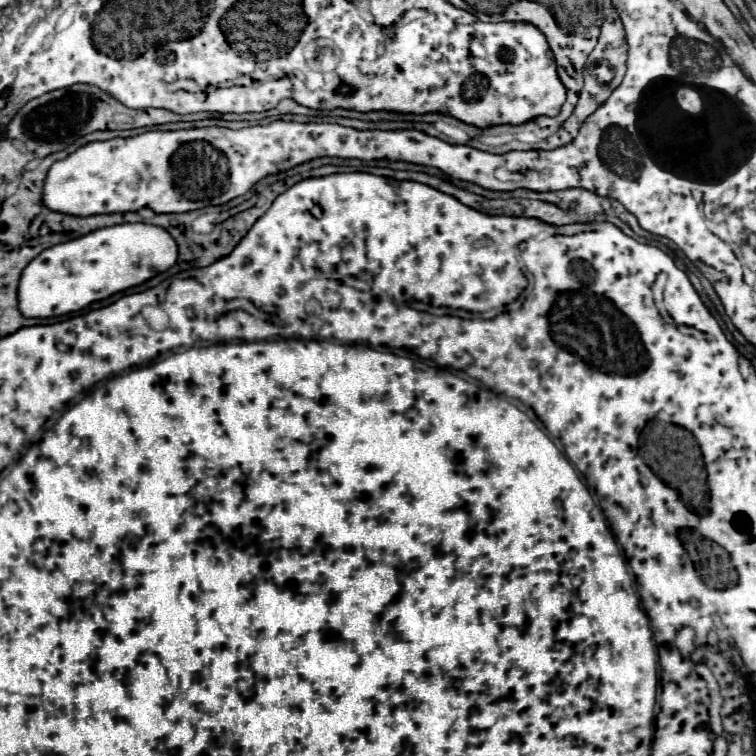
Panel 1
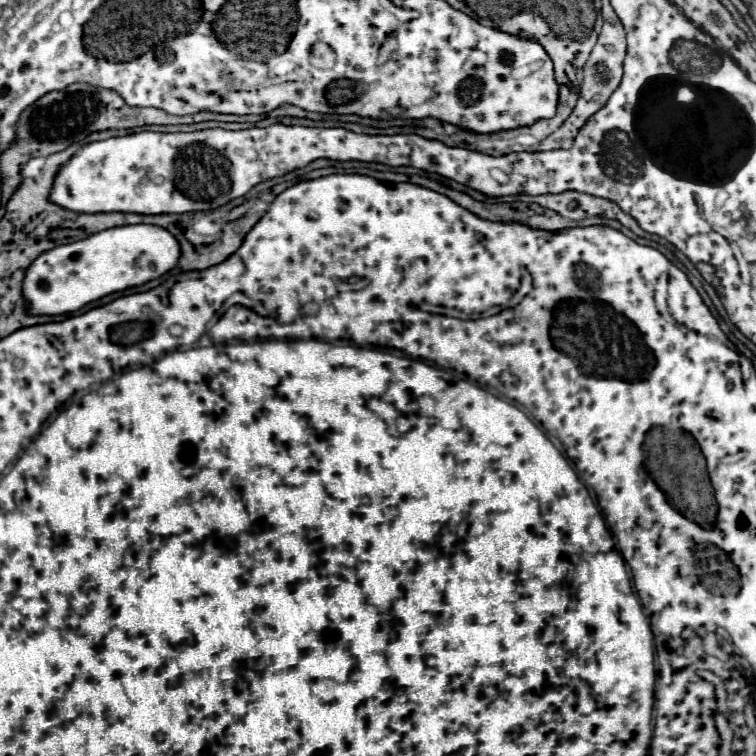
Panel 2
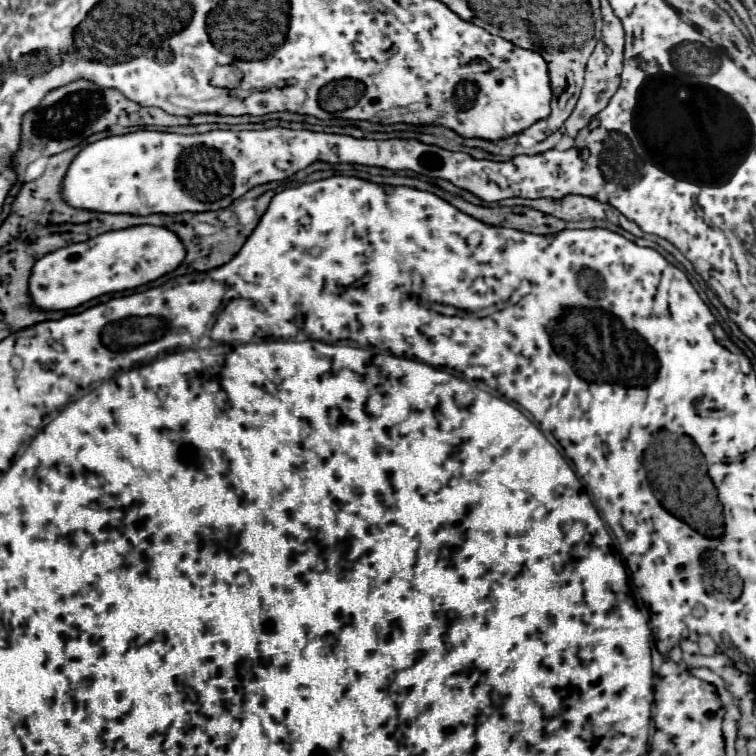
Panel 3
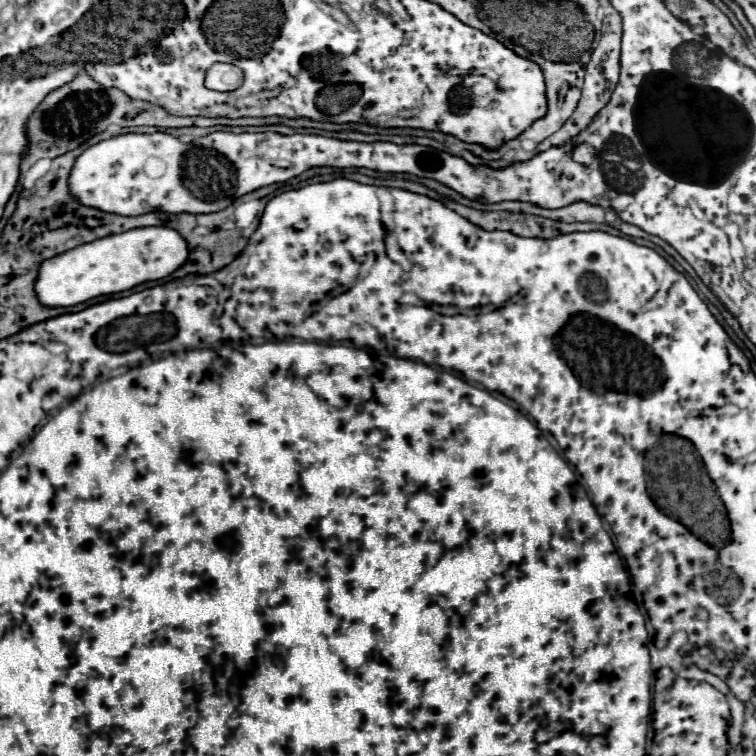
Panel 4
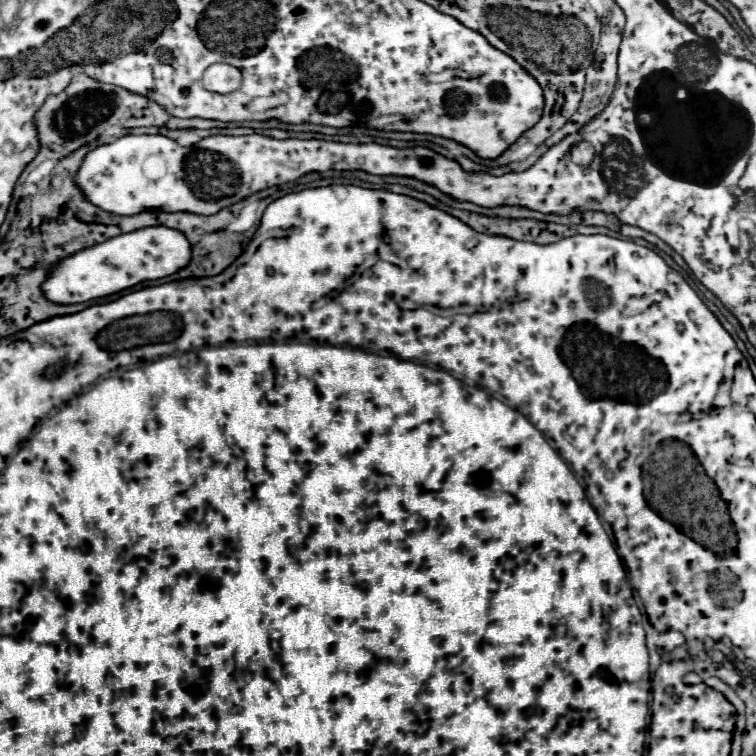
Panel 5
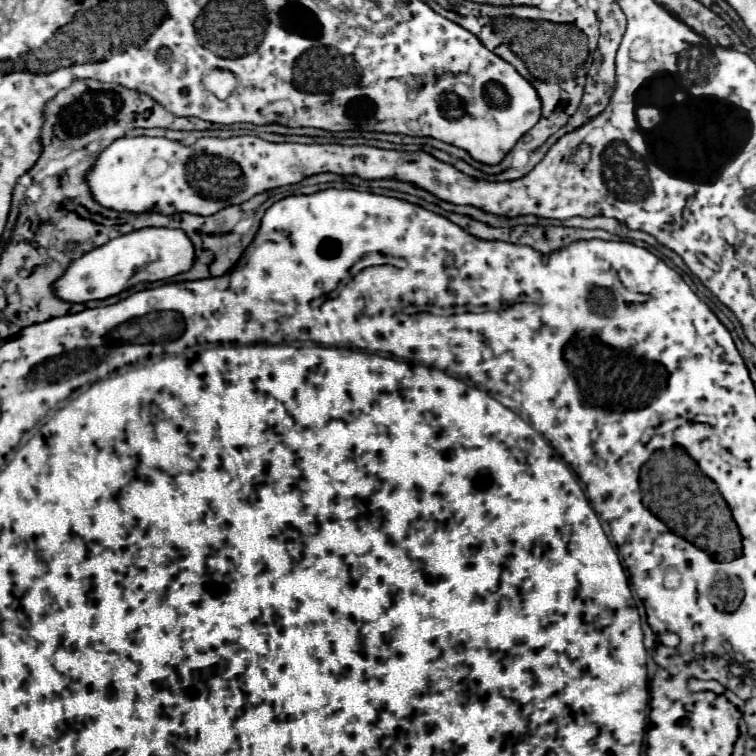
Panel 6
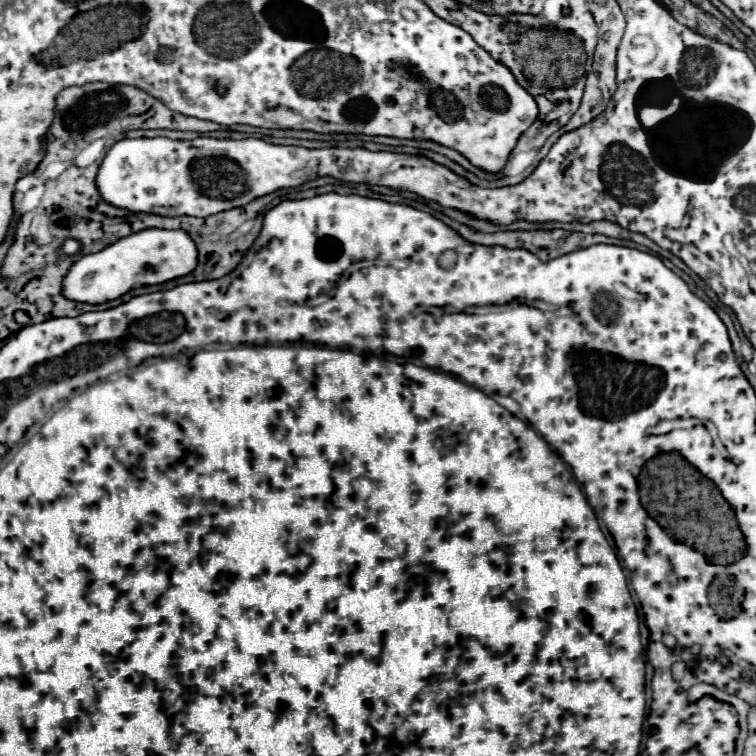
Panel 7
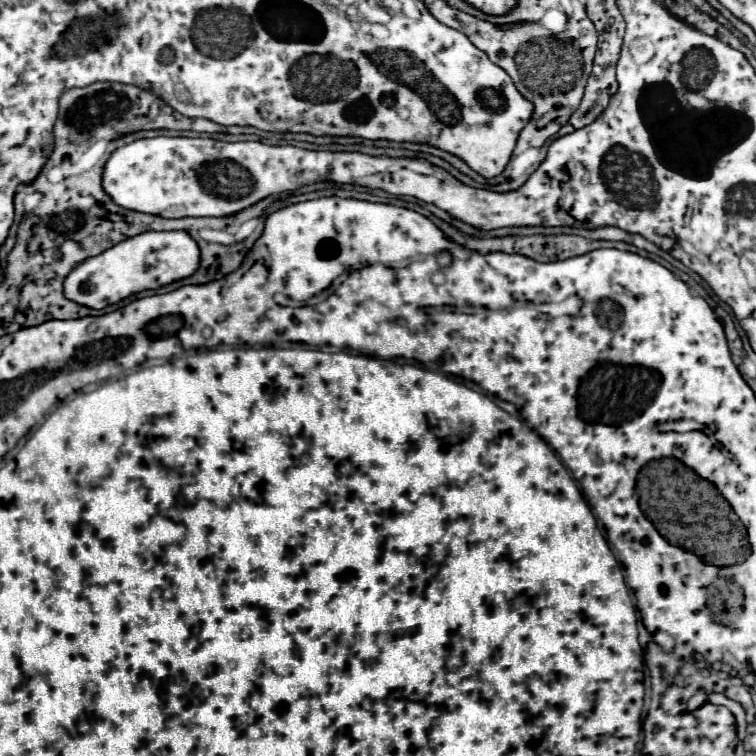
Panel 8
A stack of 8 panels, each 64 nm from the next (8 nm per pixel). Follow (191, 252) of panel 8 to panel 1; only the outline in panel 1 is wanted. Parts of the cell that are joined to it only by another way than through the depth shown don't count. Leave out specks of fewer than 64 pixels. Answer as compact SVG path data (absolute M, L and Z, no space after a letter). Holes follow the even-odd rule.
M120 224L110 228L94 230L92 234L80 236L76 240L68 240L62 244L56 244L48 250L42 250L26 268L20 278L20 290L18 290L18 302L20 312L26 318L52 318L52 316L64 316L78 312L86 308L88 304L96 300L104 300L116 292L124 292L132 286L138 286L168 268L176 264L178 258L178 246L174 238L160 226L152 224Z

